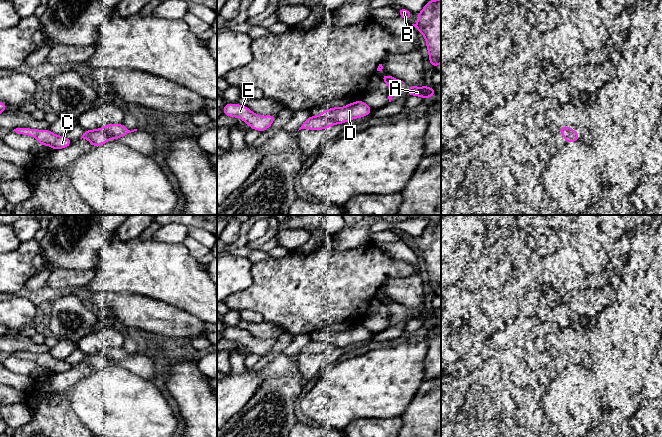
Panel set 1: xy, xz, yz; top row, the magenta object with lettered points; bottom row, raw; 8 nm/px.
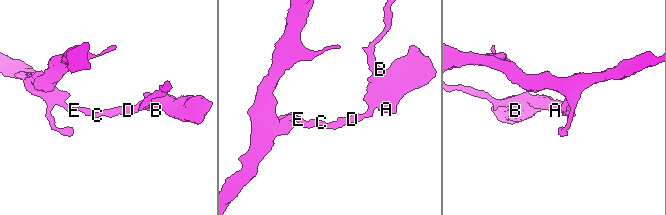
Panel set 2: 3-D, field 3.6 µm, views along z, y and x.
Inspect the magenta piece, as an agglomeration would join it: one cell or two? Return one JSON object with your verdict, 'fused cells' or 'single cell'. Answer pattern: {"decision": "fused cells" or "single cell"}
{"decision": "fused cells"}

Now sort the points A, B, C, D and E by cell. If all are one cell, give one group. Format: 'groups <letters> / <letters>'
groups A B D / C E

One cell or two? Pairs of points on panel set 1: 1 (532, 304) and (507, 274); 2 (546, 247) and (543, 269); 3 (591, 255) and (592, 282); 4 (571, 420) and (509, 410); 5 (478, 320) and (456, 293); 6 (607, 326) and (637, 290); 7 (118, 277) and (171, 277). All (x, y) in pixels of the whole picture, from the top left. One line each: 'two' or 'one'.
1: two
2: two
3: two
4: two
5: one
6: one
7: one

